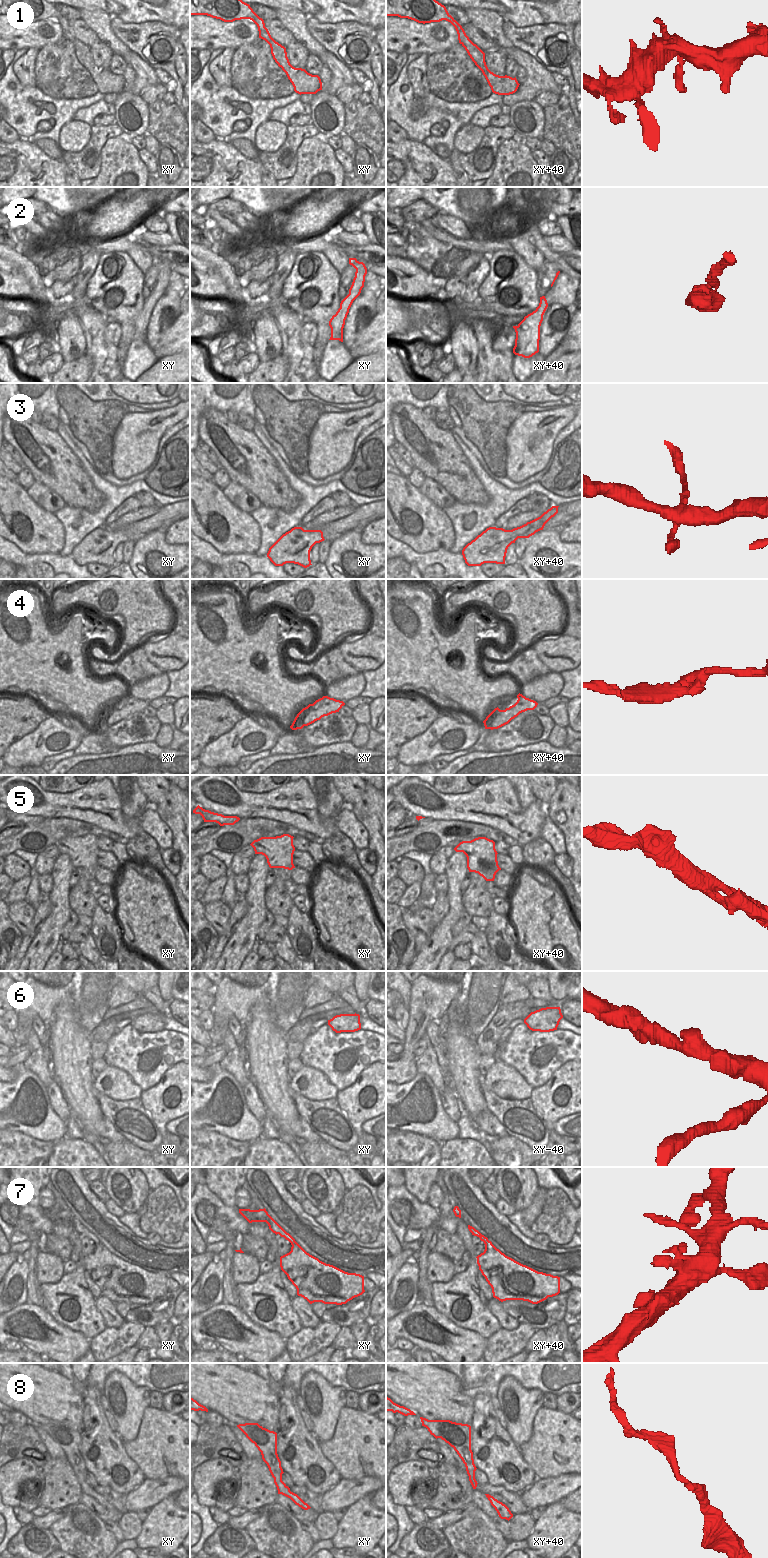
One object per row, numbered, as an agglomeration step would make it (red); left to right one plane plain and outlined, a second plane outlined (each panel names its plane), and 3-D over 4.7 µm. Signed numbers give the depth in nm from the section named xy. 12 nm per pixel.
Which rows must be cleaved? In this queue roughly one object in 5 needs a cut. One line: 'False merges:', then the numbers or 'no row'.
False merges: 4

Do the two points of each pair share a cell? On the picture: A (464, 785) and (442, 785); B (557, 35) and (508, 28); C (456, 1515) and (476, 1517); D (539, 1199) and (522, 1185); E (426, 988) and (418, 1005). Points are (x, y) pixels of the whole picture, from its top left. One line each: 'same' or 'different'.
A: same
B: same
C: different
D: different
E: same

